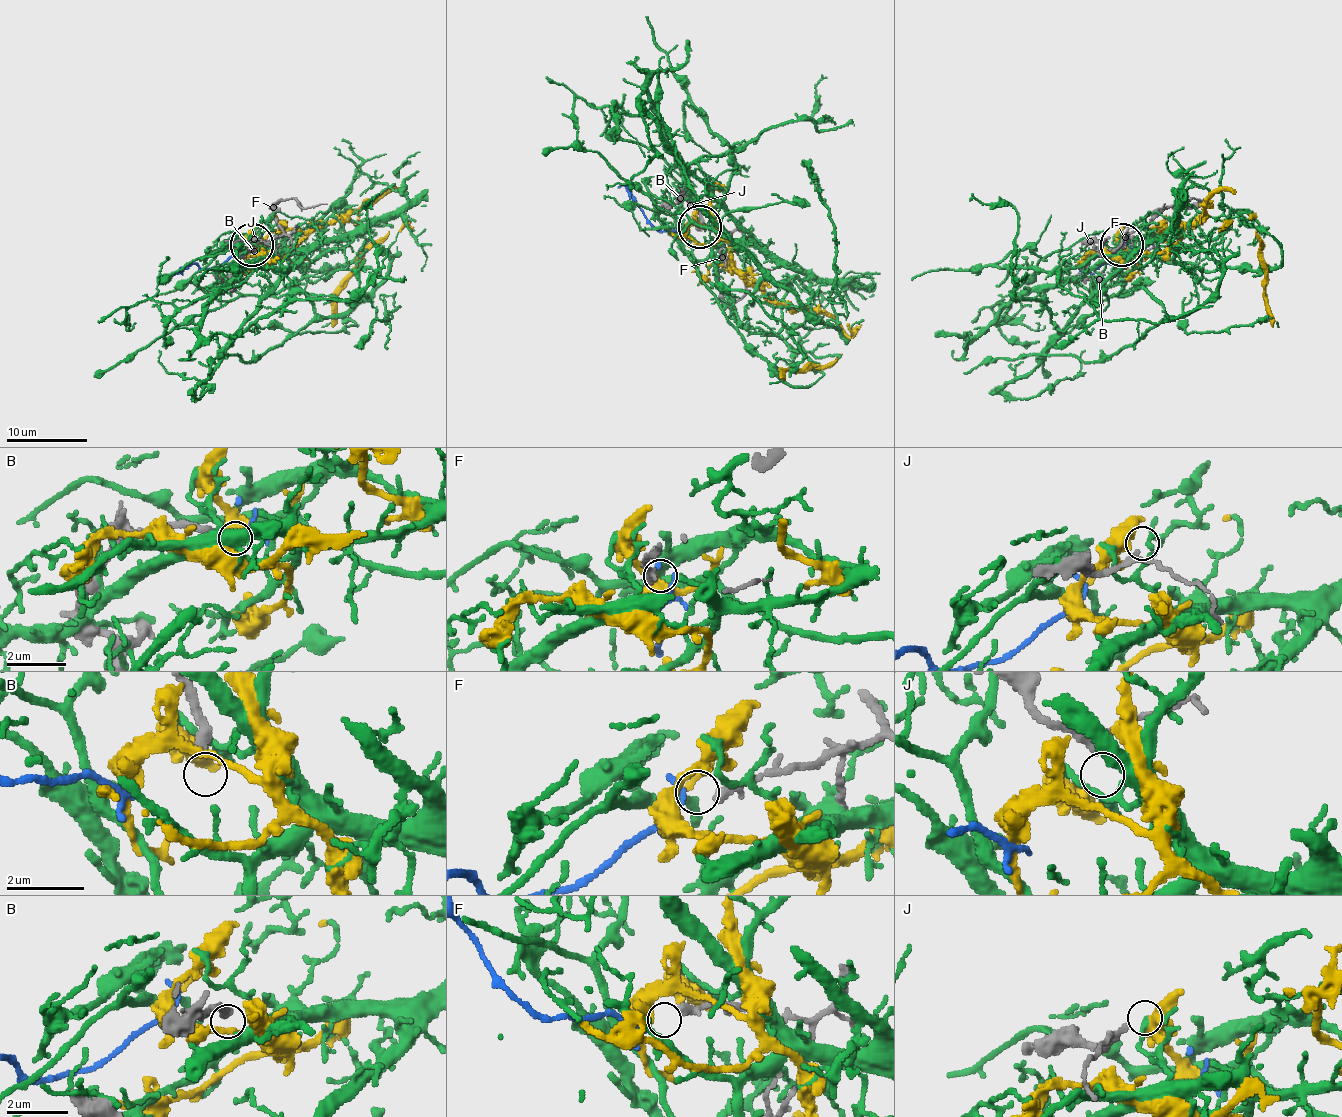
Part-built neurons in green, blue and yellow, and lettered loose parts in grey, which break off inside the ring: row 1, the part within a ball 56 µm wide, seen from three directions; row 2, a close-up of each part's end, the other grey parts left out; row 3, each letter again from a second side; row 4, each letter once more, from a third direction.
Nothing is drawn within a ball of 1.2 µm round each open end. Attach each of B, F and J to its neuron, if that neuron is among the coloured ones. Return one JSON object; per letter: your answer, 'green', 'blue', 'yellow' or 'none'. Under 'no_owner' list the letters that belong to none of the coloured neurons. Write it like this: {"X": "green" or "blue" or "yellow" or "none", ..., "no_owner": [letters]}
{"B": "none", "F": "blue", "J": "none", "no_owner": ["B", "J"]}

